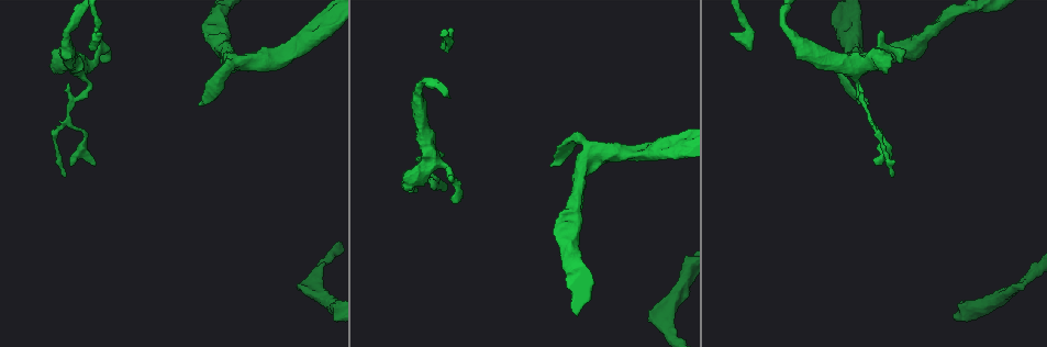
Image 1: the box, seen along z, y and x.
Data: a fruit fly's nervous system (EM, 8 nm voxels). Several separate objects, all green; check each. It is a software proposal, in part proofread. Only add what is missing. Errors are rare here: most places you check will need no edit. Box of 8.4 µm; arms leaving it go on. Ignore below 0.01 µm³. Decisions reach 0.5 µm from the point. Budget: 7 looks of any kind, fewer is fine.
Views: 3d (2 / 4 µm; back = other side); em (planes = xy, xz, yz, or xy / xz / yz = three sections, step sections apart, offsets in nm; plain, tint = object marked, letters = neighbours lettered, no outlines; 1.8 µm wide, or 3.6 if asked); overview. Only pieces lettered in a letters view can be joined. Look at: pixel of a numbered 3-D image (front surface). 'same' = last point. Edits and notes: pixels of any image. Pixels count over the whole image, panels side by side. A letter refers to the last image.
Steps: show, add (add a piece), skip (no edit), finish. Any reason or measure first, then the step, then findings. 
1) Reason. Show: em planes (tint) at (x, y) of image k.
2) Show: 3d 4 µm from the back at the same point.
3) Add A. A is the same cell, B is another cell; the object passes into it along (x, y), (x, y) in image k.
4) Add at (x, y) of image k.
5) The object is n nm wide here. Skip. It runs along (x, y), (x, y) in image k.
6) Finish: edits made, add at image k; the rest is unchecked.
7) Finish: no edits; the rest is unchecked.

Thick end. Show: 3d 2 µm at (405, 184) of image 1.

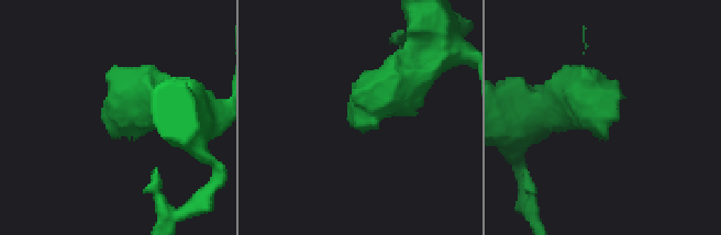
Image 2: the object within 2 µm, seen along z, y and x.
Show: em planes (letters) at (357, 113) of image 2.

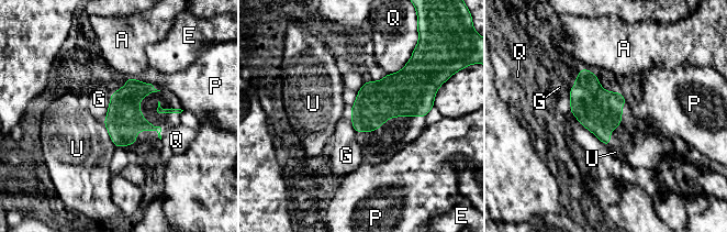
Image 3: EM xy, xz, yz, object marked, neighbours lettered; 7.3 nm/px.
Skip. A, E, G, P, Q and U are other cells; no lettered piece goes on from it.

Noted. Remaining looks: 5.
Branch stops here. Show: 3d 2 µm at (98, 36) of image 1.

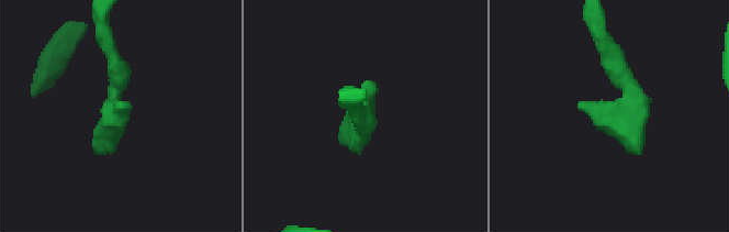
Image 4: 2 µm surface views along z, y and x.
Show: em planes (letters) at (578, 106) of image 4.

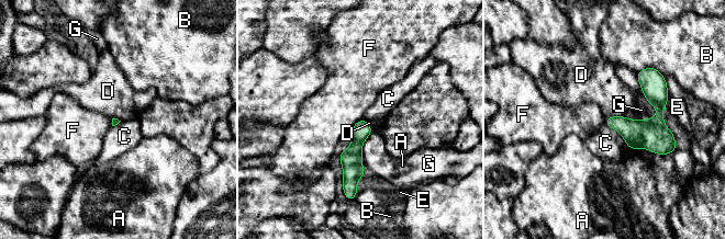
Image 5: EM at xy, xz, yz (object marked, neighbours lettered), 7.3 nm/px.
Skip. A, B, C, D, E, F and G are other cells; a border runs along (361, 117), (350, 128) in image 5; no lettered piece goes on from it.

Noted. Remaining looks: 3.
Tapers out. Show: 3d 4 µm at (447, 189) of image 1.

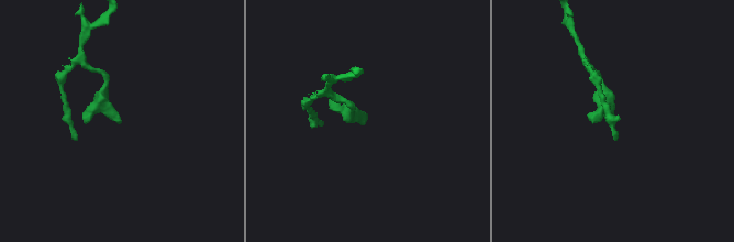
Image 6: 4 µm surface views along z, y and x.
Now the EM. Show: em planes (tint) at (118, 123) of image 6.

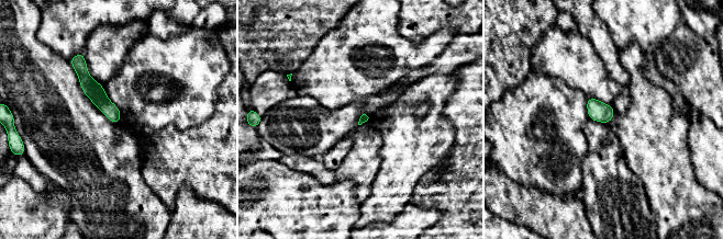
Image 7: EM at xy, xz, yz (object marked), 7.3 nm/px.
What lies round it. Show: em planes (letters) at the same point.

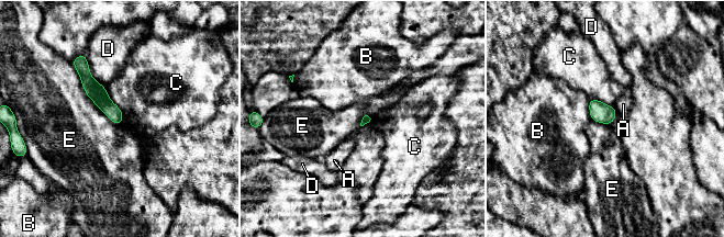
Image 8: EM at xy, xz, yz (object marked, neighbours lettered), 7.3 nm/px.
Skip. A, B, C, D and E are other cells; a border runs along (71, 61), (85, 93), (119, 125) in image 8; none of them fits.

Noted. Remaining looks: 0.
Finish: no edits; the rest is unchecked.

